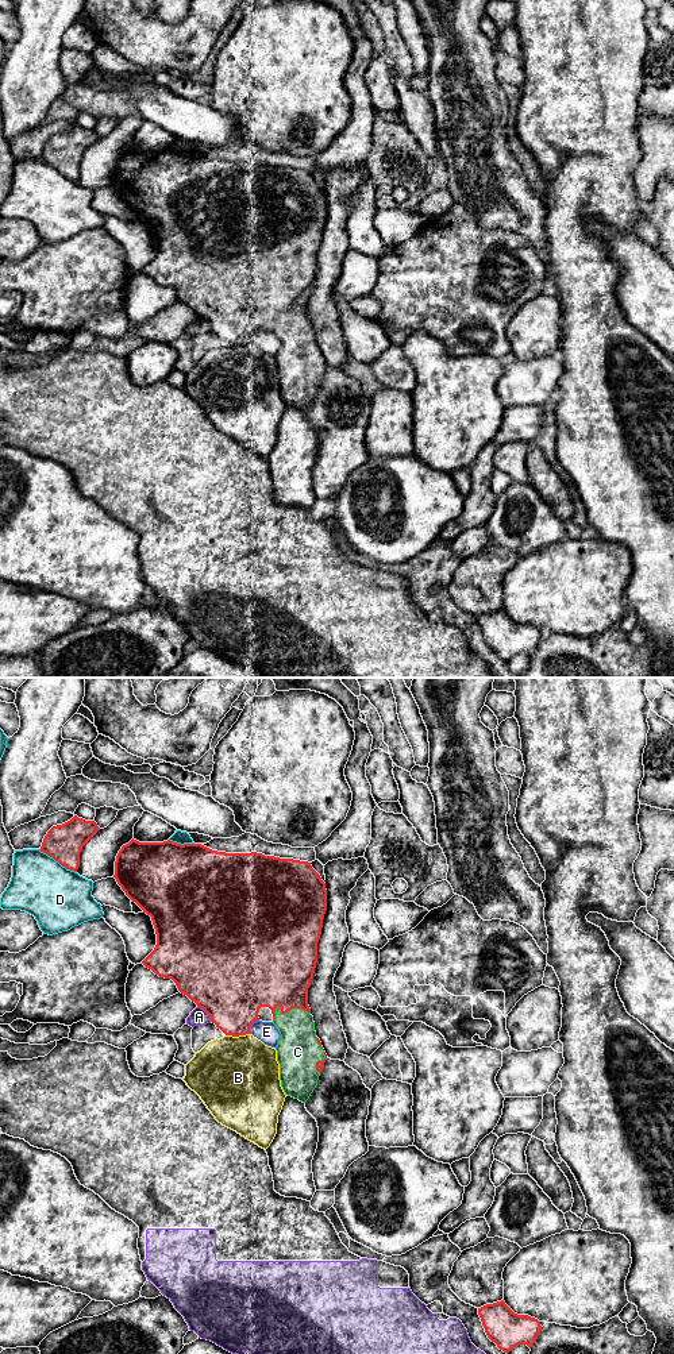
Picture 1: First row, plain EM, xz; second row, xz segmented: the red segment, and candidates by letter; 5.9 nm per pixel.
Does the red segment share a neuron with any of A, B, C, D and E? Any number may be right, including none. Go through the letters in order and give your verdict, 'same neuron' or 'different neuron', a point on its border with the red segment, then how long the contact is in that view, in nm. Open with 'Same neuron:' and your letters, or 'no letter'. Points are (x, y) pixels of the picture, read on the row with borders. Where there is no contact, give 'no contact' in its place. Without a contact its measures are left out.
Same neuron: C
A: different neuron; meets red in xz at (205, 1011); contact 130 nm long
B: different neuron; meets red in xz at (237, 1036); contact 140 nm long
C: same neuron; meets red in xz at (285, 1013); contact 240 nm long
D: different neuron; meets red in xz at (57, 860); contact 280 nm long
E: different neuron; meets red in xz at (250, 1026); contact 110 nm long

